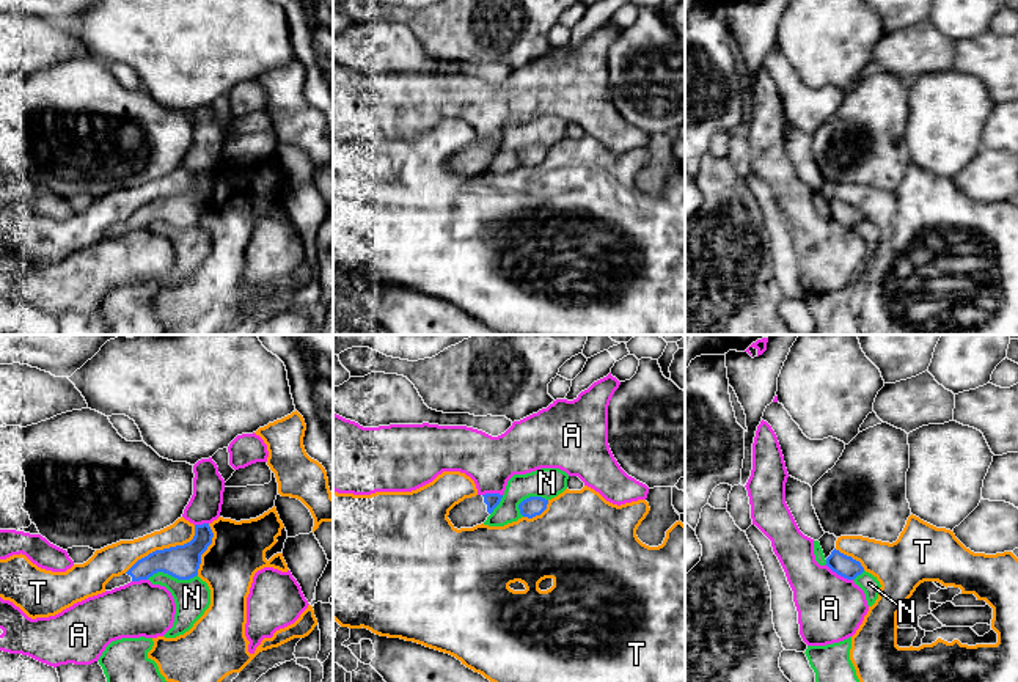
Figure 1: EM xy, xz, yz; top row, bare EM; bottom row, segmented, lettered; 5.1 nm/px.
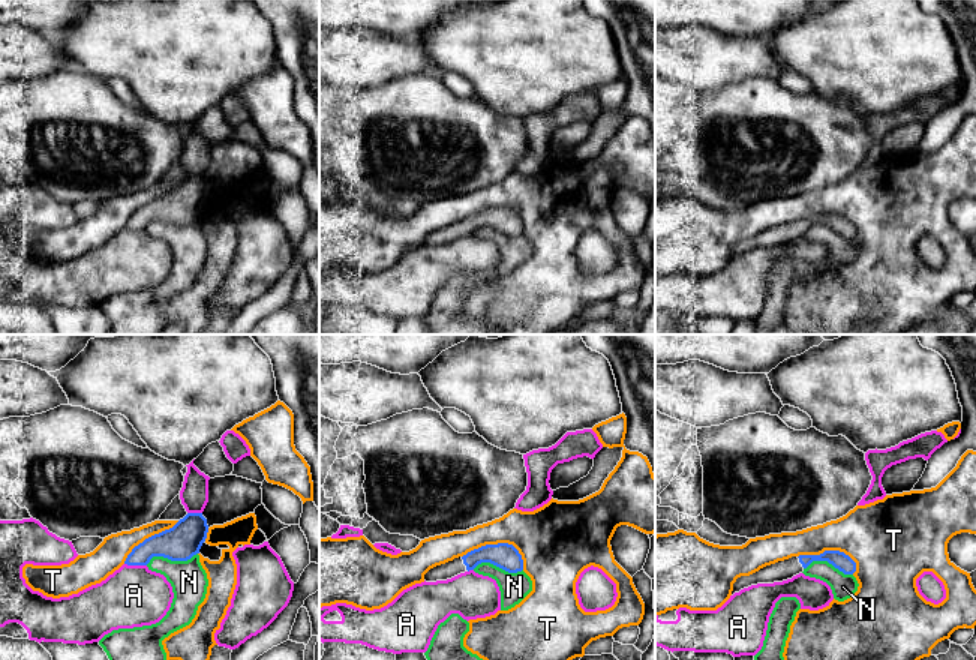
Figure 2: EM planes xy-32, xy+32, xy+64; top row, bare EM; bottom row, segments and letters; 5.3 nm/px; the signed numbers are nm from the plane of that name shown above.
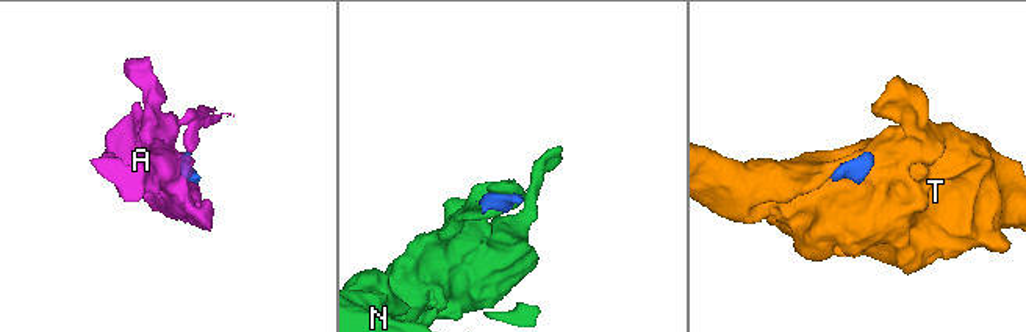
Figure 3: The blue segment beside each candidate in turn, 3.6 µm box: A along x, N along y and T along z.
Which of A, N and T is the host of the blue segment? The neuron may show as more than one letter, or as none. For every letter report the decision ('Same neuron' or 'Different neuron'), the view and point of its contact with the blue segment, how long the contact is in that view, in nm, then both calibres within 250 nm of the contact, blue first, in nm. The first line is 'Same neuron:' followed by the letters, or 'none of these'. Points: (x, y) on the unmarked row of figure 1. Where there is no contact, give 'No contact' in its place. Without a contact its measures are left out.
Same neuron: none of these
A: Different neuron. Touches blue at yz (839, 222). Shared border 170 nm. Thickness 110 nm (blue) against 340 nm
N: Different neuron. Touches blue at xy (172, 223). Shared border 260 nm. Thickness 180 nm (blue) against 190 nm
T: Different neuron. Touches blue at xy (164, 197). Shared border 440 nm. Thickness 180 nm (blue) against 160 nm

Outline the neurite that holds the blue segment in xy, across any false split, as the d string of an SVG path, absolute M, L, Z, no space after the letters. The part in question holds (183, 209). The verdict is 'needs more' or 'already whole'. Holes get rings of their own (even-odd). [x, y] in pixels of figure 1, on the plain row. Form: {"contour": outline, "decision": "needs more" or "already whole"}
{"contour": "M209 171L195 173L195 184L184 193L156 198L138 207L126 222L113 225L105 239L124 234L130 229L148 228L157 220L168 222L178 228L190 228L198 223L201 203L212 192L214 181Z", "decision": "needs more"}

